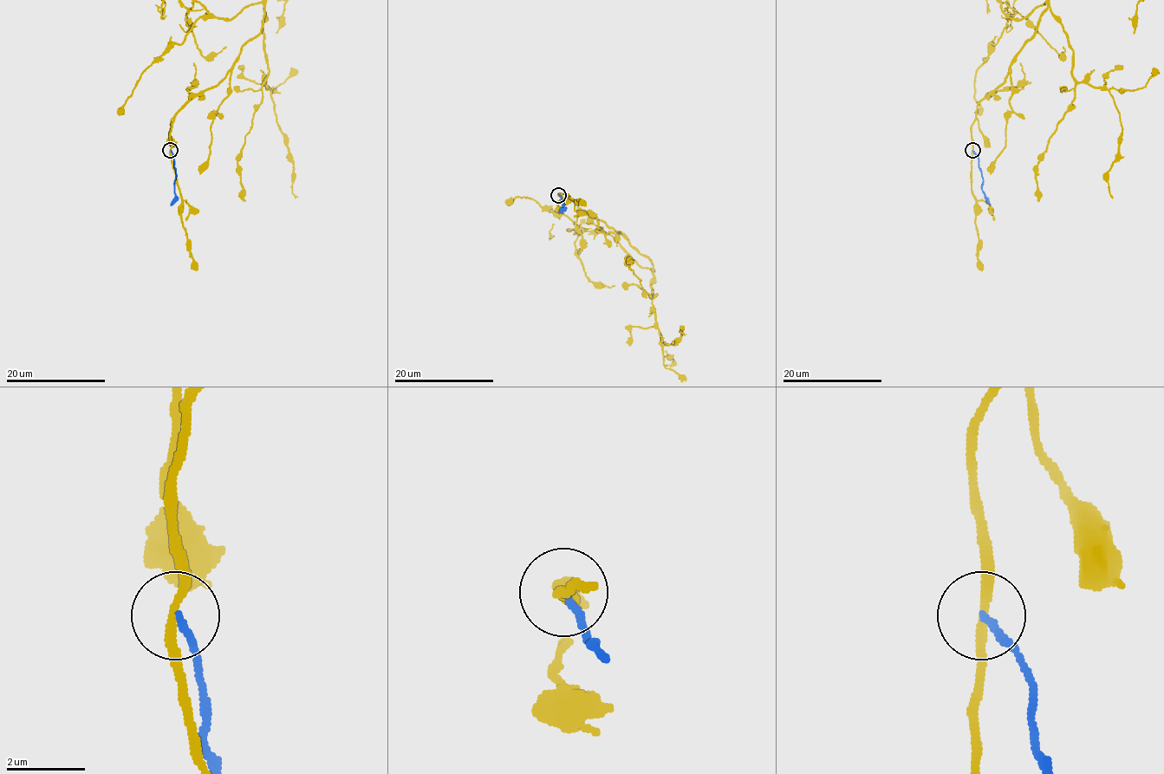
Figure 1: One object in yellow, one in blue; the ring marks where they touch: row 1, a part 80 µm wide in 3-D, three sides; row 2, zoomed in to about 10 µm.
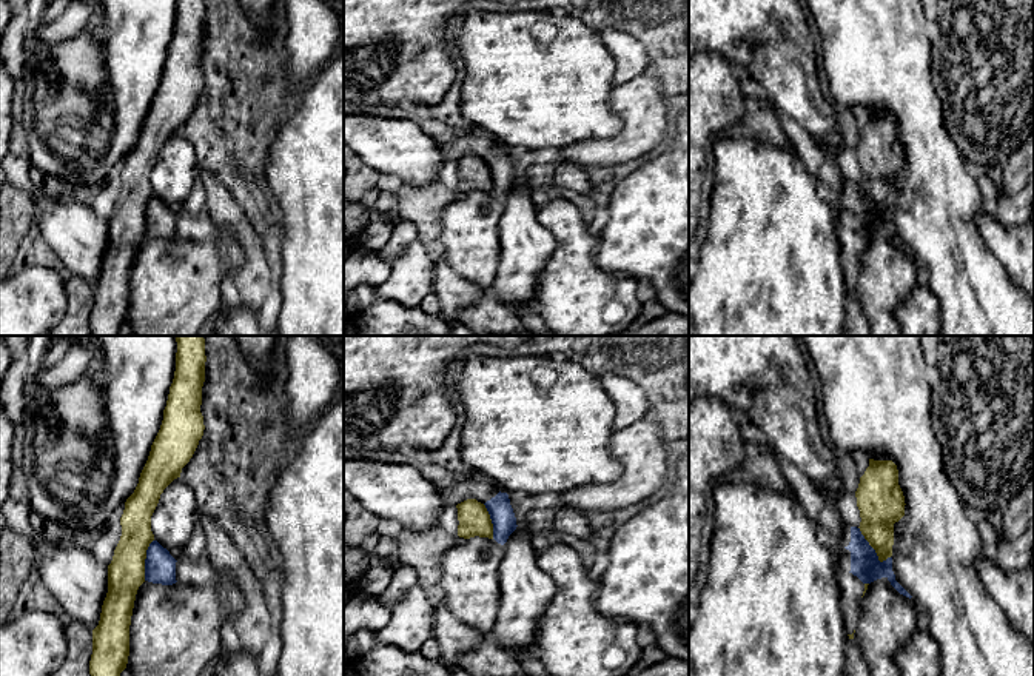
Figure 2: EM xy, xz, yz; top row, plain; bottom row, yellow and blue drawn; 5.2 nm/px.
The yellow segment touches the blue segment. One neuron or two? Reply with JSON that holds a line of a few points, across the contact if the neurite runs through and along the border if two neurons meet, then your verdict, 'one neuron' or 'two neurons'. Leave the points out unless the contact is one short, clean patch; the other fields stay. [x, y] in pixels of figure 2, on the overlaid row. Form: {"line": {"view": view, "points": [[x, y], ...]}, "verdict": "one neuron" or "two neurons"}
{"line": {"view": "yz", "points": [[859, 527], [877, 558], [880, 561], [889, 558]]}, "verdict": "two neurons"}

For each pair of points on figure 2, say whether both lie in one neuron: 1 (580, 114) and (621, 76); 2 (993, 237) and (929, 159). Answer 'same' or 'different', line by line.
1: different
2: different

